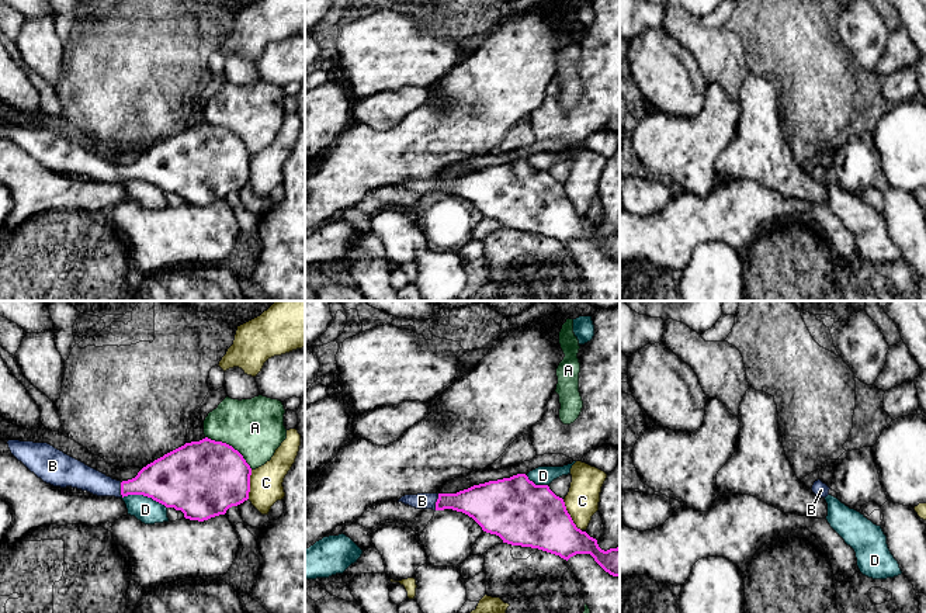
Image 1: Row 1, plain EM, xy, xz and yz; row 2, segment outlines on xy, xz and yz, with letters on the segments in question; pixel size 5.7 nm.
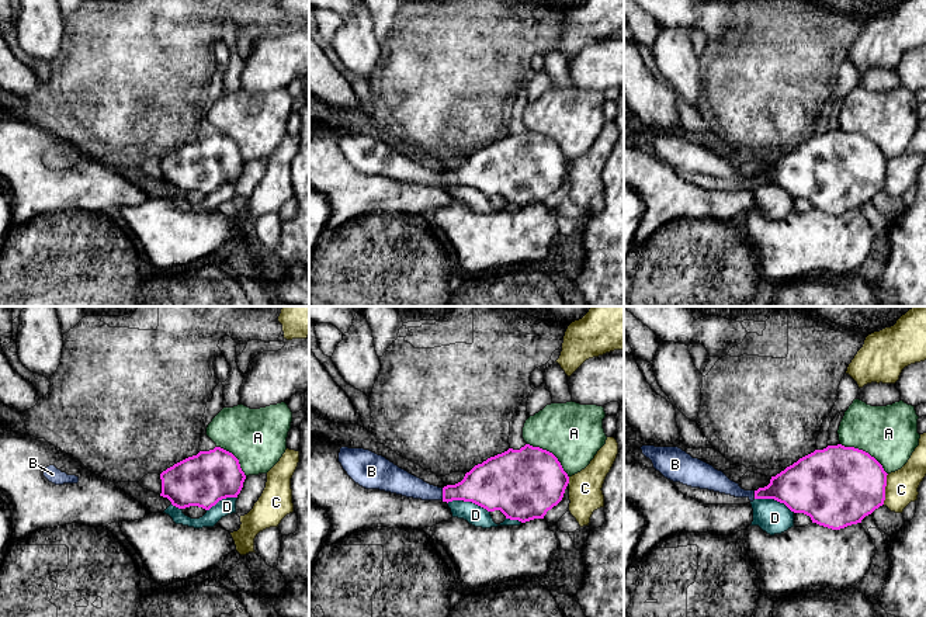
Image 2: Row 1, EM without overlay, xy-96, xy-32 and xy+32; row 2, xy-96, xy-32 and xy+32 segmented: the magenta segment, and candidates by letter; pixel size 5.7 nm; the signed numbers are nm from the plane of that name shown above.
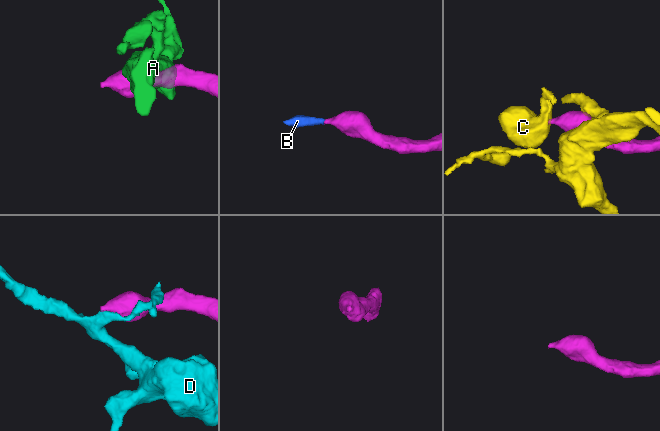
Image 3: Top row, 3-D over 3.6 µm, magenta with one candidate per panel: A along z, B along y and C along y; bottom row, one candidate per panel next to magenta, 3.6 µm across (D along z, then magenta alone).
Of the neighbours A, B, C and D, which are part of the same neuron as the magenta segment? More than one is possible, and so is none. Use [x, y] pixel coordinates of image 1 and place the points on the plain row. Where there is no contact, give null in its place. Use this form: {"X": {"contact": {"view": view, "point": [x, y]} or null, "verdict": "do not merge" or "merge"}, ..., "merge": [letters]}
{"A": {"contact": {"view": "xy", "point": [231, 131]}, "verdict": "do not merge"}, "B": {"contact": {"view": "xz", "point": [436, 187]}, "verdict": "merge"}, "C": {"contact": {"view": "xz", "point": [569, 200]}, "verdict": "do not merge"}, "D": {"contact": {"view": "xy", "point": [145, 180]}, "verdict": "do not merge"}, "merge": ["B"]}

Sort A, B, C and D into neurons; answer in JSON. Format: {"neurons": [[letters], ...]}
{"neurons": [["A"], ["B"], ["C"], ["D"]]}

